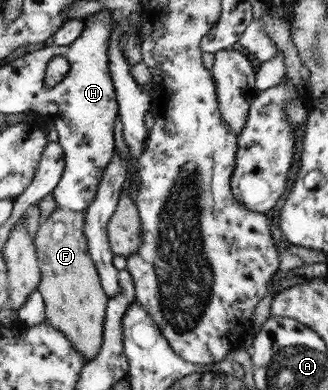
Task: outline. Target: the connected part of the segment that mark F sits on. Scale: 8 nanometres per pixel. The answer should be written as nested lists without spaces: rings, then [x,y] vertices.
[[[58,207],[41,223],[35,238],[41,269],[37,289],[45,300],[46,321],[66,334],[89,362],[104,344],[105,312],[110,296],[105,293],[97,266],[89,254],[84,212]]]

